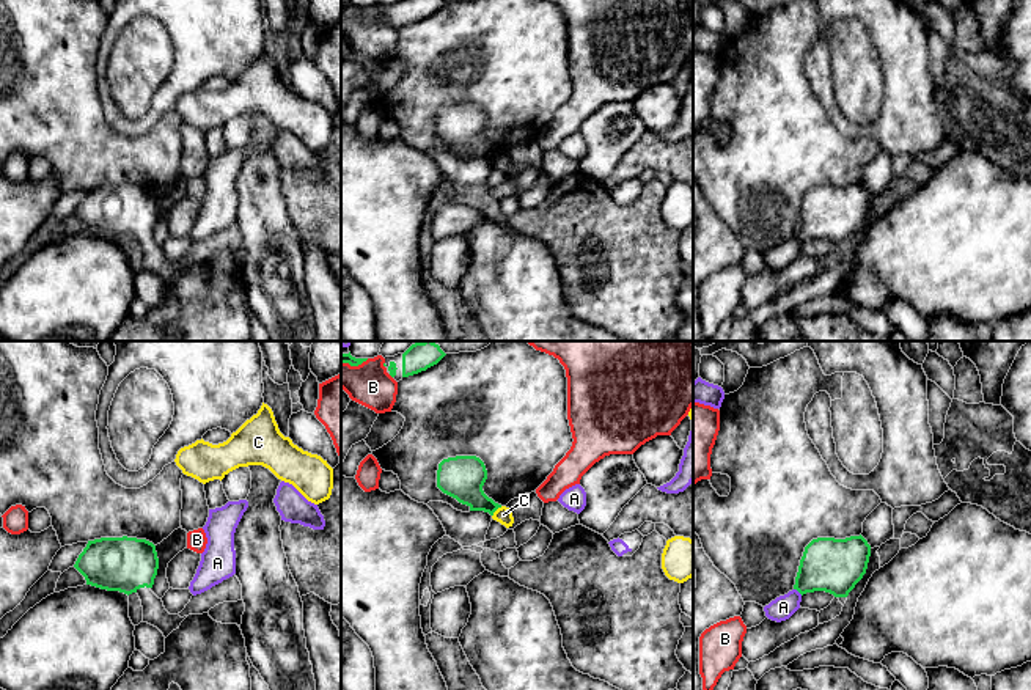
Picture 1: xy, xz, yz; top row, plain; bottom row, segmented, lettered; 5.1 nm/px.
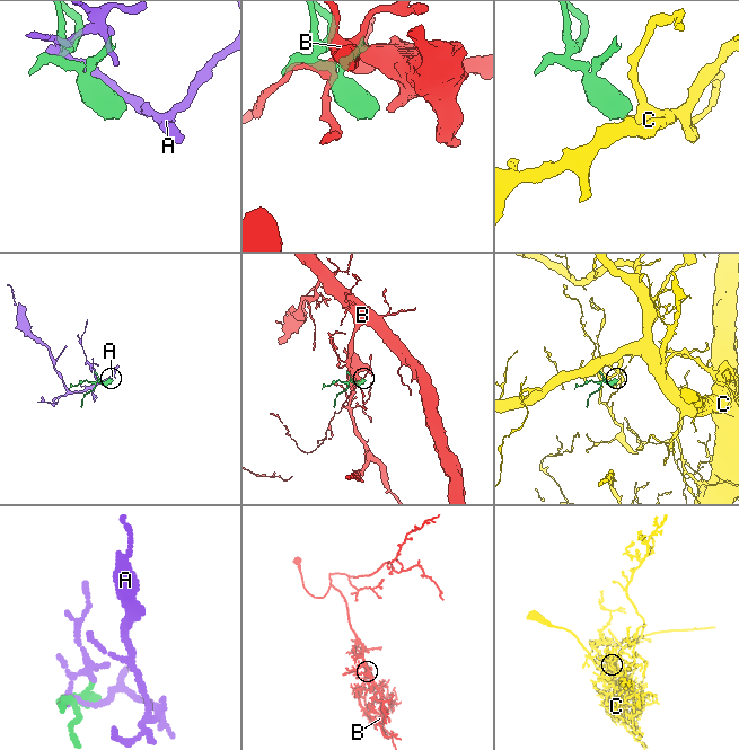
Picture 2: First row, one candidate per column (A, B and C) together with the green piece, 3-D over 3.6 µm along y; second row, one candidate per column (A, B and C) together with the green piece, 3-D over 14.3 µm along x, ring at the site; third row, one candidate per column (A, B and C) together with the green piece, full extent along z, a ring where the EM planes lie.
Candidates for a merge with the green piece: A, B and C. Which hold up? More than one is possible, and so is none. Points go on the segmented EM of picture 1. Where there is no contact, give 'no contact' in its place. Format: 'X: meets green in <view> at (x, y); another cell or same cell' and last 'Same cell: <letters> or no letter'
A: meets green in yz at (799, 591); another cell
B: meets green in xz at (354, 365); another cell
C: meets green in xz at (495, 510); another cell
Same cell: no letter

